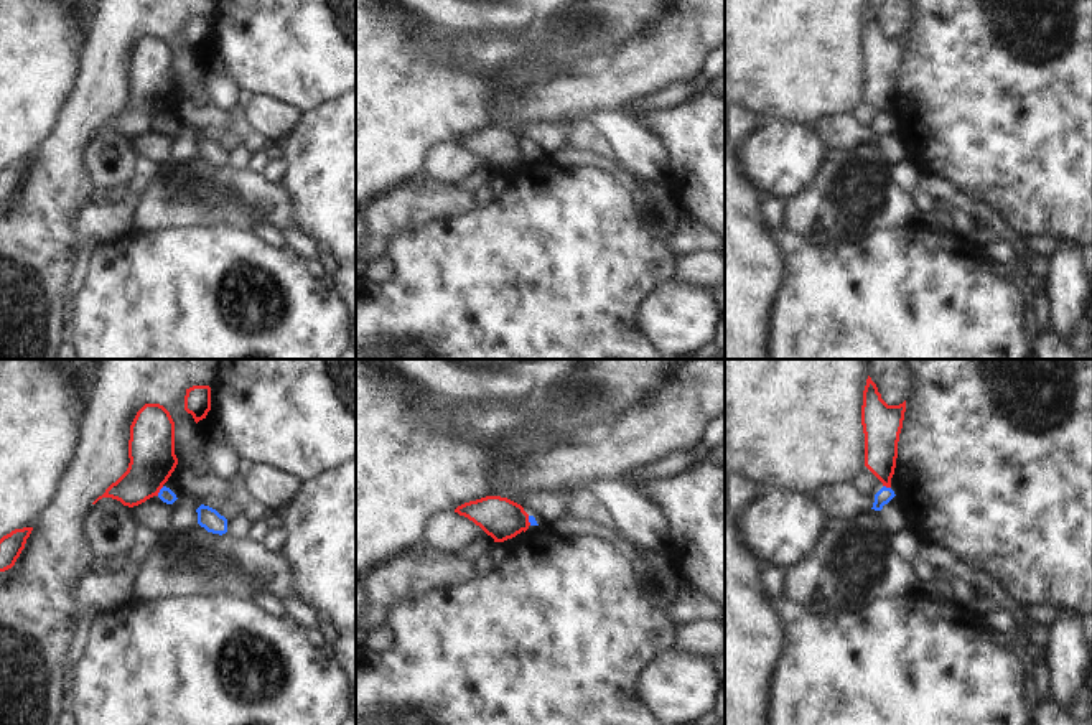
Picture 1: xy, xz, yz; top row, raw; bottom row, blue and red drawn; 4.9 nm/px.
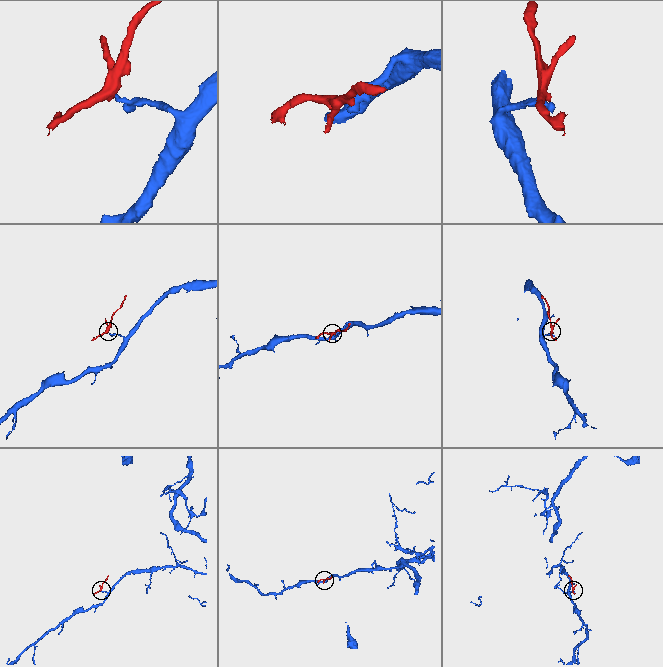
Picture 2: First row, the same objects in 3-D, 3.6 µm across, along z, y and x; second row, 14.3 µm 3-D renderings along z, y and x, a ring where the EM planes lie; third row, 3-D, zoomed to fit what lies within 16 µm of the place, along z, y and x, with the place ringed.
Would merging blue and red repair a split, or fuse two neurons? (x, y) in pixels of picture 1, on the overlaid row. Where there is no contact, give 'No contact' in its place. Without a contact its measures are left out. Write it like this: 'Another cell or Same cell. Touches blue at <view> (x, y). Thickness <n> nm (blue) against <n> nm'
Another cell. Touches blue at xy (160, 491). Thickness 70 nm (blue) against 220 nm.

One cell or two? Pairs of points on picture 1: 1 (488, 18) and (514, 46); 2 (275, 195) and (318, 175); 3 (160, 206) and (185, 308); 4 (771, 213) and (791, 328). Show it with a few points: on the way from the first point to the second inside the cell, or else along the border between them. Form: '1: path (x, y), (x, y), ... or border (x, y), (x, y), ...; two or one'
1: border (532, 30), (475, 30), (471, 33); two
2: border (280, 180), (289, 193), (289, 210), (297, 226); two
3: border (205, 226), (165, 226), (132, 231); two
4: border (784, 224), (773, 229); two

